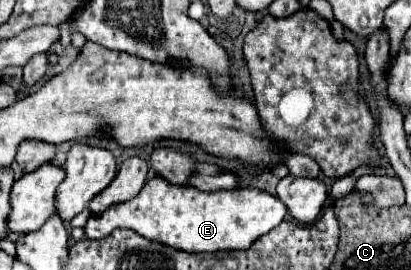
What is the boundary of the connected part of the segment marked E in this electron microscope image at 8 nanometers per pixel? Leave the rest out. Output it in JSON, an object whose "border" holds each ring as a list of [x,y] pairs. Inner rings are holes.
{"border":[[[164,177],[146,181],[142,191],[124,203],[108,207],[100,215],[90,215],[86,221],[86,237],[102,239],[114,229],[132,229],[142,237],[176,247],[190,253],[216,253],[230,249],[248,249],[258,237],[276,229],[288,215],[282,201],[258,189],[232,189],[232,191],[200,191],[190,185],[170,185]]]}

